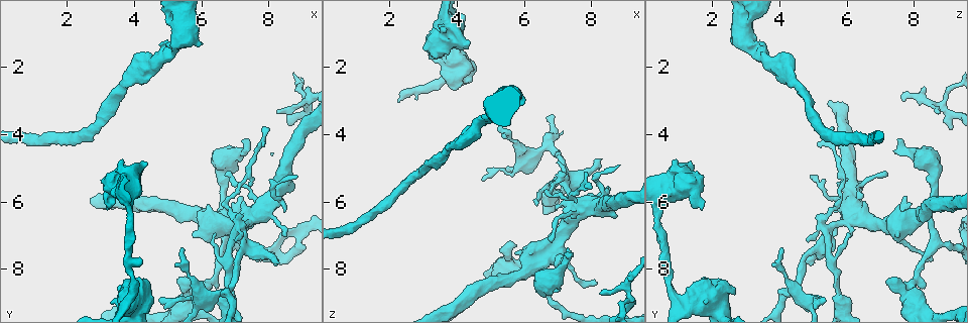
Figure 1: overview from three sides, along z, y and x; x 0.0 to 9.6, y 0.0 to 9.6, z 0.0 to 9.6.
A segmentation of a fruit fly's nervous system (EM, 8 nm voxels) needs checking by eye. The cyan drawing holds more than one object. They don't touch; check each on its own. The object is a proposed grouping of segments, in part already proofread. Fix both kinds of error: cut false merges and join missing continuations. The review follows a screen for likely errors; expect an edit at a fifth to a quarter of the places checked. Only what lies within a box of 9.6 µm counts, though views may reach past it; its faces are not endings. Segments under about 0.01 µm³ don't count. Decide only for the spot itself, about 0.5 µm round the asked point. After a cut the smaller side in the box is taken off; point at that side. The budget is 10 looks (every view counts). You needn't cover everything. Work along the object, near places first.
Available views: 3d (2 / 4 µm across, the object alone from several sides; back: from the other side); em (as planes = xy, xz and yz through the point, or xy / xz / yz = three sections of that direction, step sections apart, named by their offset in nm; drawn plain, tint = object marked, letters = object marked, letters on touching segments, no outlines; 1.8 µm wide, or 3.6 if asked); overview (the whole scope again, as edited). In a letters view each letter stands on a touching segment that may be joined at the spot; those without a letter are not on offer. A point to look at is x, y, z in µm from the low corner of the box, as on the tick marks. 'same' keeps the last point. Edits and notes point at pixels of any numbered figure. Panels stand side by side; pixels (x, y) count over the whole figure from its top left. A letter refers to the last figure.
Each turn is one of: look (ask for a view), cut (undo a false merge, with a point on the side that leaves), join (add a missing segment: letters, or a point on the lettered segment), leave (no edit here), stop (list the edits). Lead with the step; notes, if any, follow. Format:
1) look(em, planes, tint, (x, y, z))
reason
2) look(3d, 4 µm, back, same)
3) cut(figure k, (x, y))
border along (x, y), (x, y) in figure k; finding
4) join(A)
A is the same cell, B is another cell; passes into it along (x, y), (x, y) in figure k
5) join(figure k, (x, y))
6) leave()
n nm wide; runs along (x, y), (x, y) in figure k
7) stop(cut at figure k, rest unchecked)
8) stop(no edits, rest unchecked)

look(em, xy, step 4, tint, (3.70, 4.80, 0.95))
free end

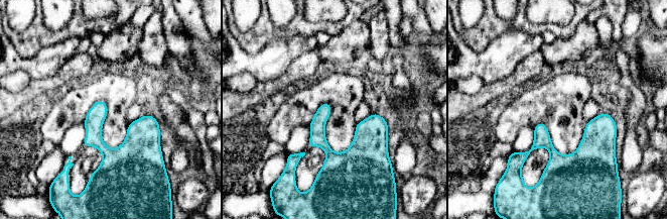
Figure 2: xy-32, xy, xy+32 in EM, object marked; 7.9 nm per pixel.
look(em, planes, letters, same)
another direction

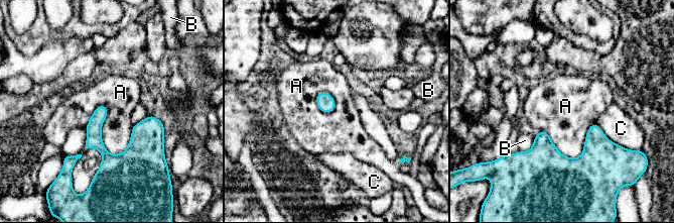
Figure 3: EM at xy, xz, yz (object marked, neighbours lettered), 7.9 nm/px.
leave()
A touches over 440 nm; A, B and C are other cells; runs along (612, 144), (579, 163), (521, 153) in figure 3; none of them fits

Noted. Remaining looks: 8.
look(3d, 2 µm, (7.20, 7.00, 5.50))
thick turns thin

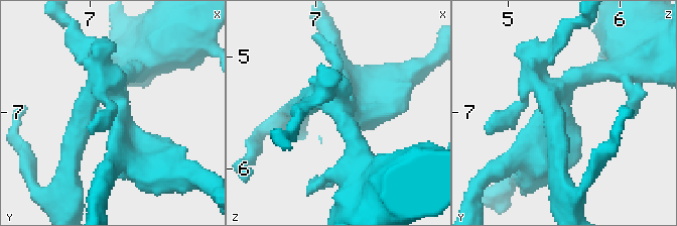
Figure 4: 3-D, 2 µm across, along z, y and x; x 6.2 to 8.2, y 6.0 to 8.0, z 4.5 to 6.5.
look(em, planes, letters, (7.22, 7.00, 5.44))

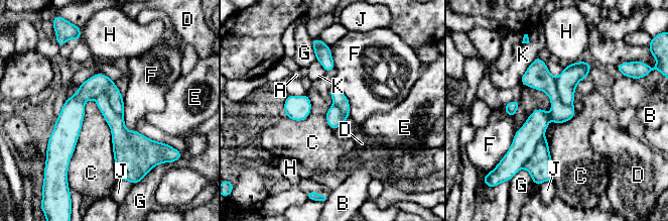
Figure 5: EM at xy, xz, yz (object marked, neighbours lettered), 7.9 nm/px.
cut(figure 5, (115, 121))
A, B, C, D, E, F, G, H, J and K are other cells; the part that leaves runs along (537, 61), (538, 75), (562, 120) in figure 5; a second neuron is stuck on

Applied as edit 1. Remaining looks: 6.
look(em, planes, letters, (7.35, 4.10, 7.55))
branch stops here

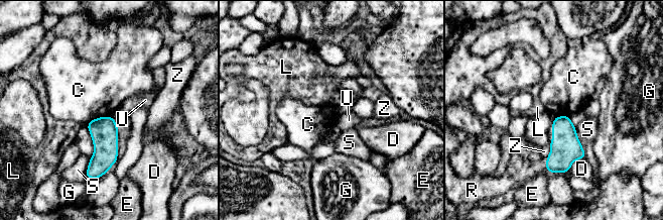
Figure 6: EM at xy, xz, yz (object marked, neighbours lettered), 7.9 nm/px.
join(R)
C touches over 200 nm; R is the same cell, C, D, E, G, L, S, U and Z are other cells; passes into it along (565, 147), (546, 166), (519, 171) in figure 6; it goes on there

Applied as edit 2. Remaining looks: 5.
look(overview)

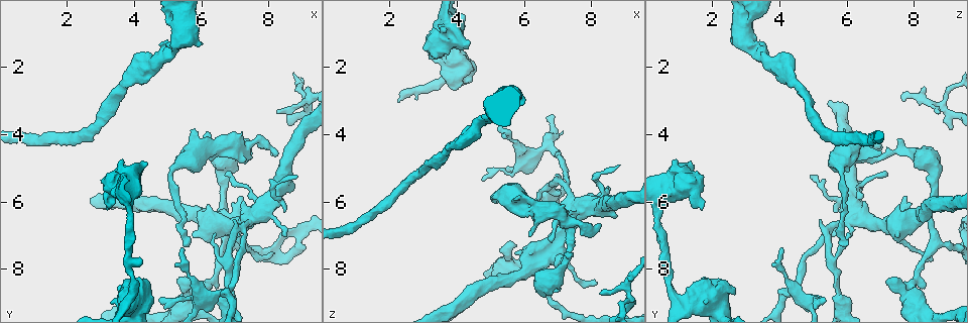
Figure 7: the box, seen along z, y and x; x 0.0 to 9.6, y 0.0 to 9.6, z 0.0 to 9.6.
look(3d, 2 µm, (5.70, 3.85, 5.90))
stops while still wide

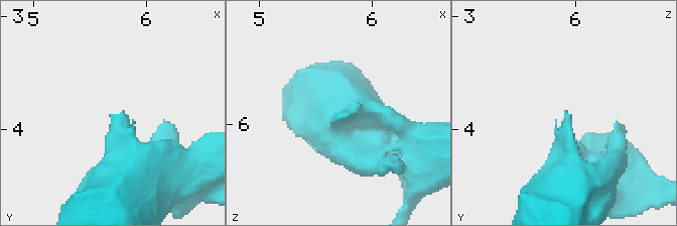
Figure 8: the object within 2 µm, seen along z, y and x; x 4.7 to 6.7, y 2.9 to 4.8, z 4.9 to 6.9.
look(em, planes, letters, (5.70, 3.86, 5.94))
need the tissue

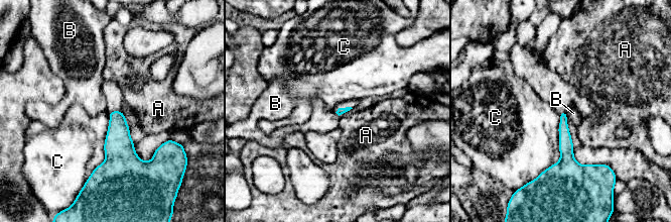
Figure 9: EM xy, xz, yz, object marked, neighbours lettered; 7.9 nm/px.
leave()
A, B and C are other cells; runs along (564, 113), (565, 163), (558, 172) in figure 9; none of them fits

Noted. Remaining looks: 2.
stop(cut at figure 5, join at figure 6, rest unchecked)

